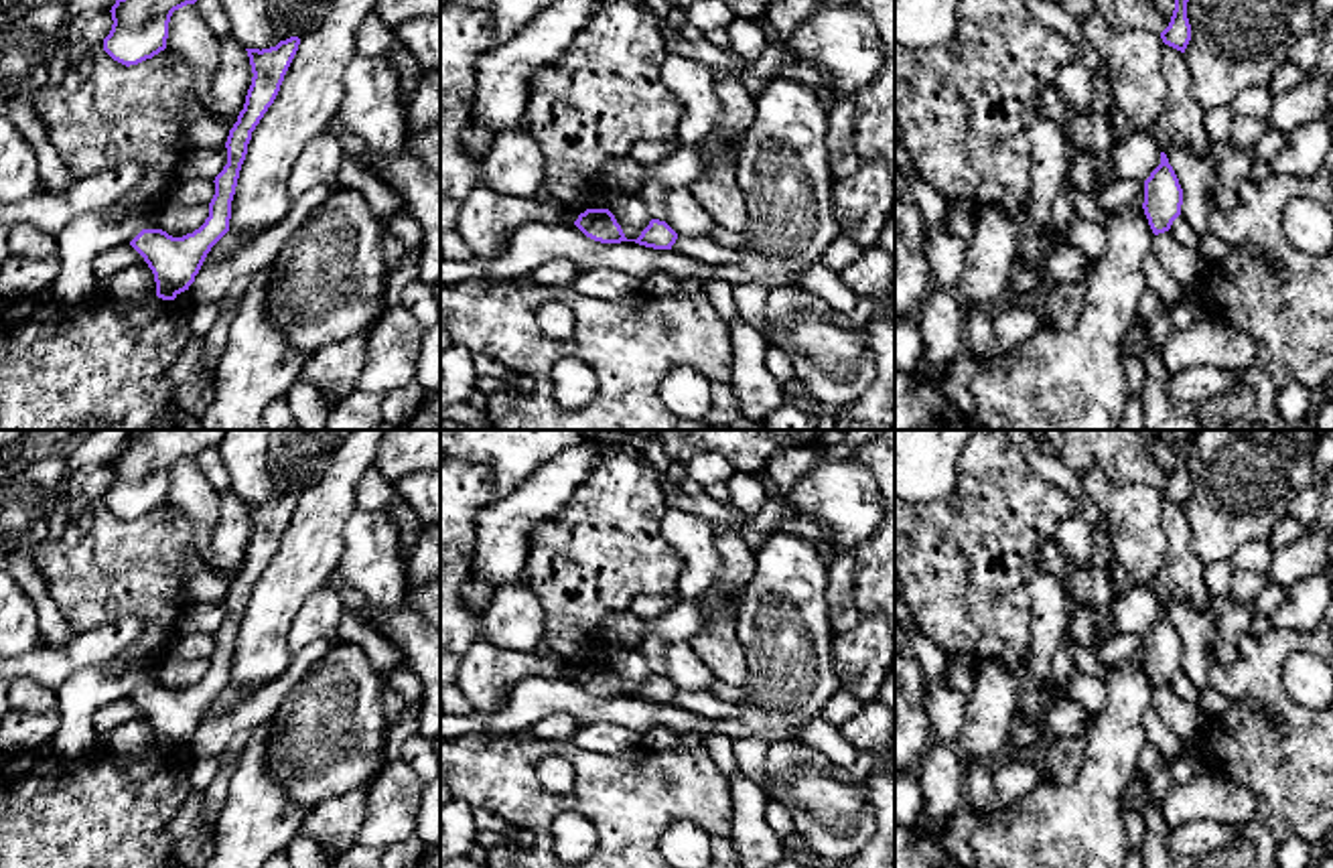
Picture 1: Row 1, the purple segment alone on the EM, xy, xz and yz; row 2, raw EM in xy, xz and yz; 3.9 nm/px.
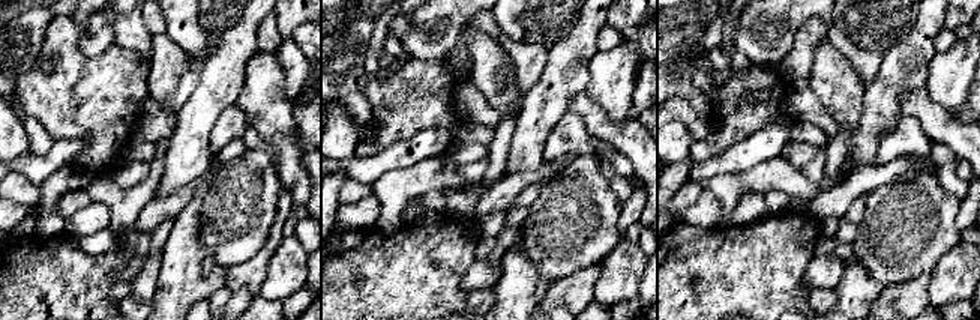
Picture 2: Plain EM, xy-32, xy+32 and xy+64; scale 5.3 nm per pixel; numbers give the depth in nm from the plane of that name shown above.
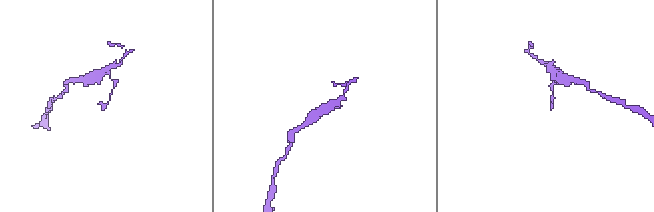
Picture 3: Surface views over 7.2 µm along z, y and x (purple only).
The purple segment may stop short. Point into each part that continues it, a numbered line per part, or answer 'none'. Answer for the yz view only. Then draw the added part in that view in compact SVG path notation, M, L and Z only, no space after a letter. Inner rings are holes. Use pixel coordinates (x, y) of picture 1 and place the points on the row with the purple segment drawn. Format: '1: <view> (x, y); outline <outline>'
none

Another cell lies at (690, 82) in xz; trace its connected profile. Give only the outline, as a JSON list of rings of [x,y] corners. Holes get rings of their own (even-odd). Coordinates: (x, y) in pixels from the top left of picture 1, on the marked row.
[[[668,53],[661,63],[661,79],[684,107],[676,132],[678,144],[700,146],[722,120],[714,87],[716,75],[702,61]]]

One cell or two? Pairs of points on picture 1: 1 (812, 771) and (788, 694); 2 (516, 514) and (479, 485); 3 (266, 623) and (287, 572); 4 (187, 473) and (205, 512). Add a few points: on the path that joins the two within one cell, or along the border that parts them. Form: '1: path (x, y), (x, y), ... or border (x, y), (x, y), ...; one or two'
1: border (800, 741), (776, 741), (769, 747); two
2: border (536, 471), (508, 495), (477, 514), (475, 542); two
3: path (270, 611), (285, 585); one
4: path (187, 483), (187, 489), (199, 501); one

